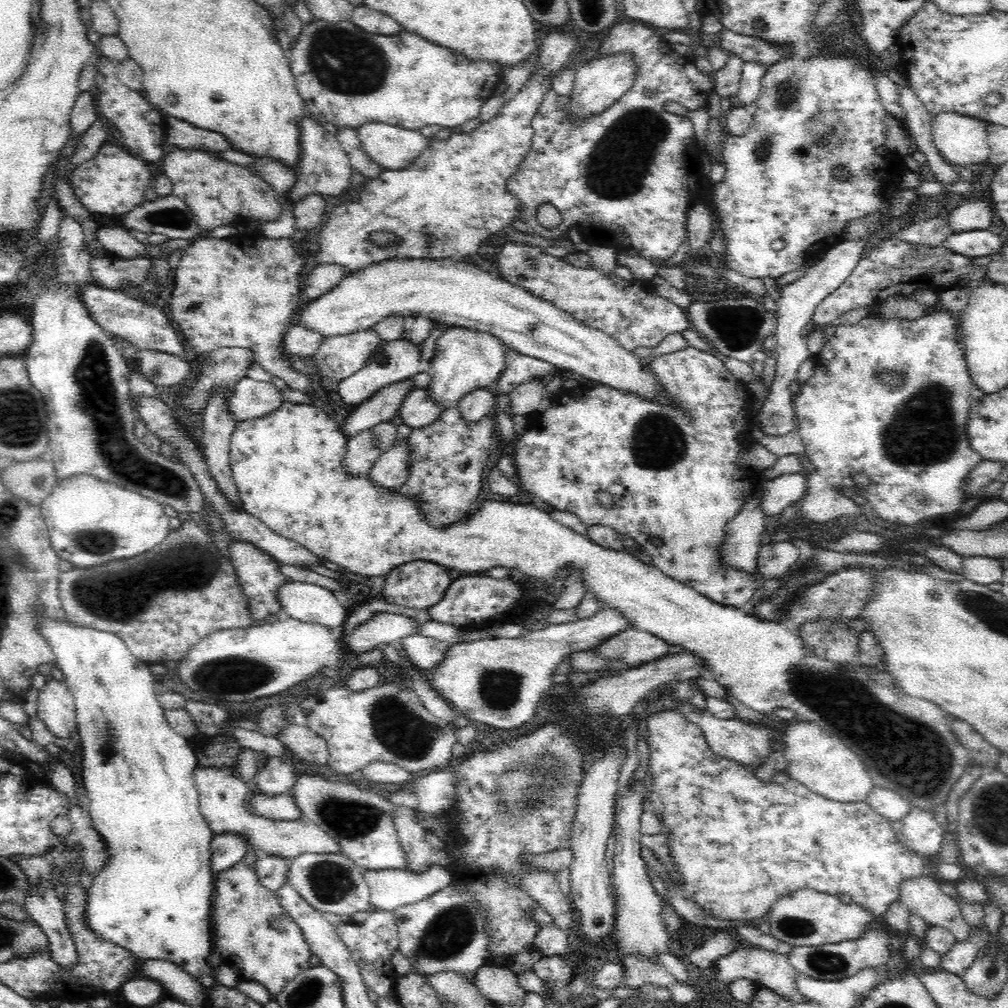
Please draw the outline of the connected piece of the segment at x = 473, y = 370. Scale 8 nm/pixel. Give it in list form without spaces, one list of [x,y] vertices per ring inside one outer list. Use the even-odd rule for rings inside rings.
[[[464,327],[443,328],[437,340],[434,357],[430,361],[432,382],[427,387],[428,394],[442,407],[448,409],[453,402],[460,402],[466,394],[477,389],[485,389],[497,382],[506,368],[507,347],[498,337]]]

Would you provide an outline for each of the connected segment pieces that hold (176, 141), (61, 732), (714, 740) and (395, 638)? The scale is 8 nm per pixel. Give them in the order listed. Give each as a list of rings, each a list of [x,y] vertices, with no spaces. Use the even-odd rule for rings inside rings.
[[[165,115],[166,118],[166,145],[168,148],[202,148],[206,151],[222,152],[230,150],[229,141],[226,136],[218,132],[210,132],[204,128],[194,128],[192,124],[186,121],[172,118]]]
[[[52,679],[39,690],[36,717],[46,724],[54,736],[60,738],[69,737],[70,732],[77,728],[75,700],[65,681]]]
[[[681,702],[675,711],[683,714],[690,722],[702,729],[706,743],[714,754],[742,763],[742,765],[754,770],[764,764],[772,748],[778,746],[774,742],[774,736],[772,736],[770,729],[757,726],[753,722],[746,722],[738,717],[730,718],[730,720],[716,718],[708,712],[708,709],[696,708],[690,702]]]
[[[374,612],[372,619],[358,625],[350,636],[344,638],[351,655],[370,652],[382,643],[400,642],[401,638],[416,634],[420,623],[395,612]]]

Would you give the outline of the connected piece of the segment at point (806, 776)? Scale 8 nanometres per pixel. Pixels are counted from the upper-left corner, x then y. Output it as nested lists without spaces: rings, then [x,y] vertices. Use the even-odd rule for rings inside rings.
[[[810,722],[791,724],[784,732],[782,740],[784,745],[782,751],[788,761],[786,772],[789,773],[790,778],[807,786],[812,792],[827,799],[837,800],[838,802],[854,803],[855,801],[866,801],[868,795],[875,787],[864,762],[840,738],[836,738],[834,734],[822,730],[820,726],[810,724]]]

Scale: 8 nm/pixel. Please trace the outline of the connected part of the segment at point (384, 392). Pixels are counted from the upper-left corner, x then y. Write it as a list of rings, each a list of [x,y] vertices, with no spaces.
[[[410,379],[390,384],[374,393],[368,400],[355,406],[352,414],[344,421],[342,432],[347,437],[356,436],[360,431],[371,430],[385,421],[392,421],[402,408],[402,402],[415,386]]]

